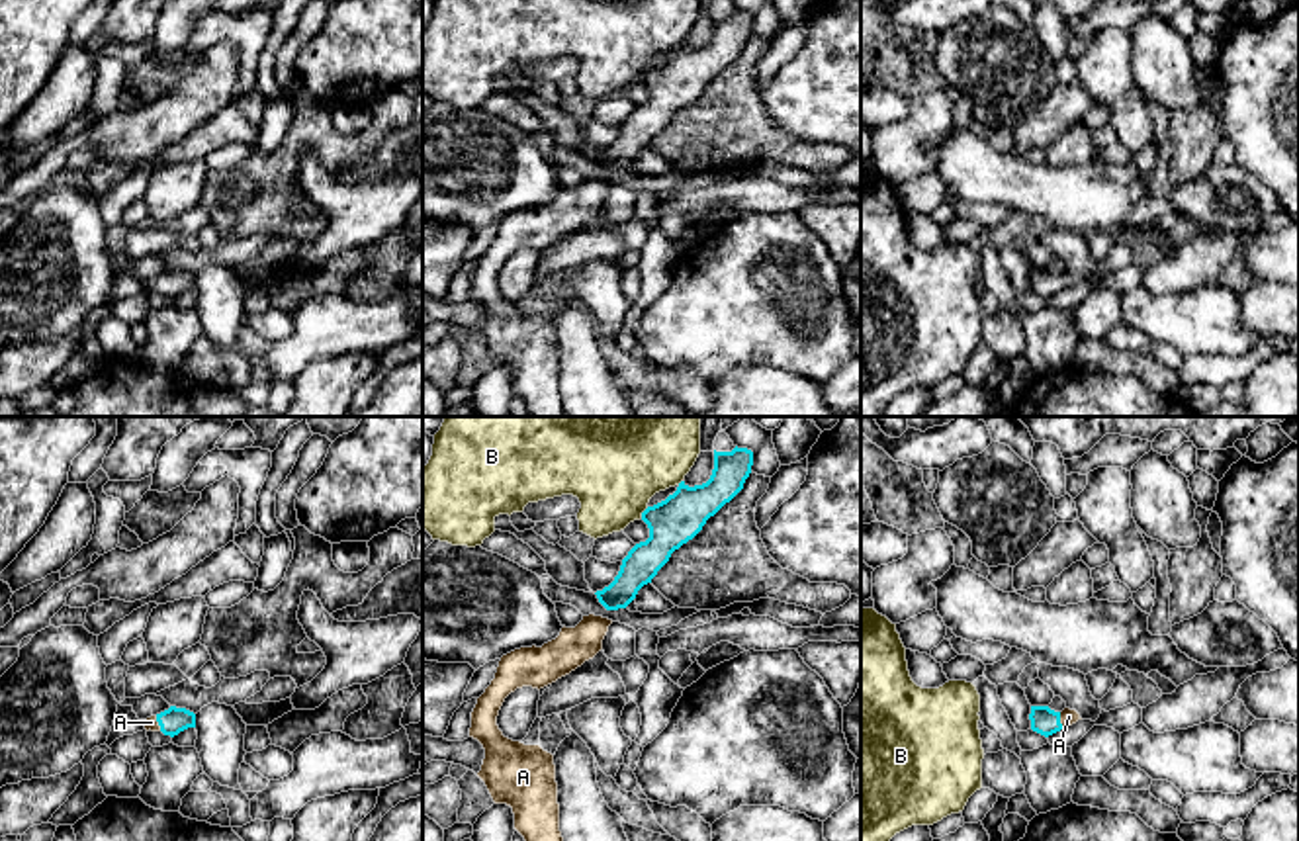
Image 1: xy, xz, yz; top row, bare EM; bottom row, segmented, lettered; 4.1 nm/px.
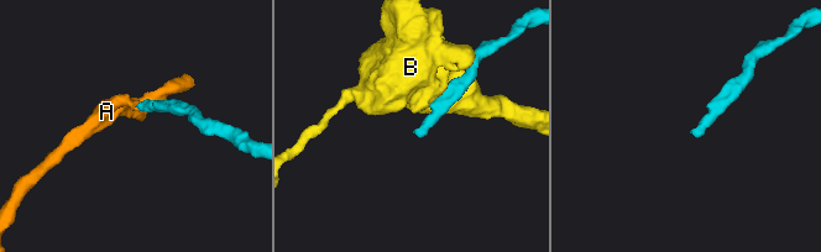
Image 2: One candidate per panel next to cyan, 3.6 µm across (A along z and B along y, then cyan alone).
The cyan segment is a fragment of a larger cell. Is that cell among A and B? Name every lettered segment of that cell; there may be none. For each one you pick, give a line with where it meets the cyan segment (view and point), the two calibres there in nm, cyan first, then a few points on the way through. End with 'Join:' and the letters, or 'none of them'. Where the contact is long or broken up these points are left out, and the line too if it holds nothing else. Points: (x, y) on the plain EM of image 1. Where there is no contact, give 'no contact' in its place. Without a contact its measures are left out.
A: contact yz (1059, 282); calibres 110 and 70 nm; way yz (1043, 282), (1059, 282), (1069, 278)
Join: A

